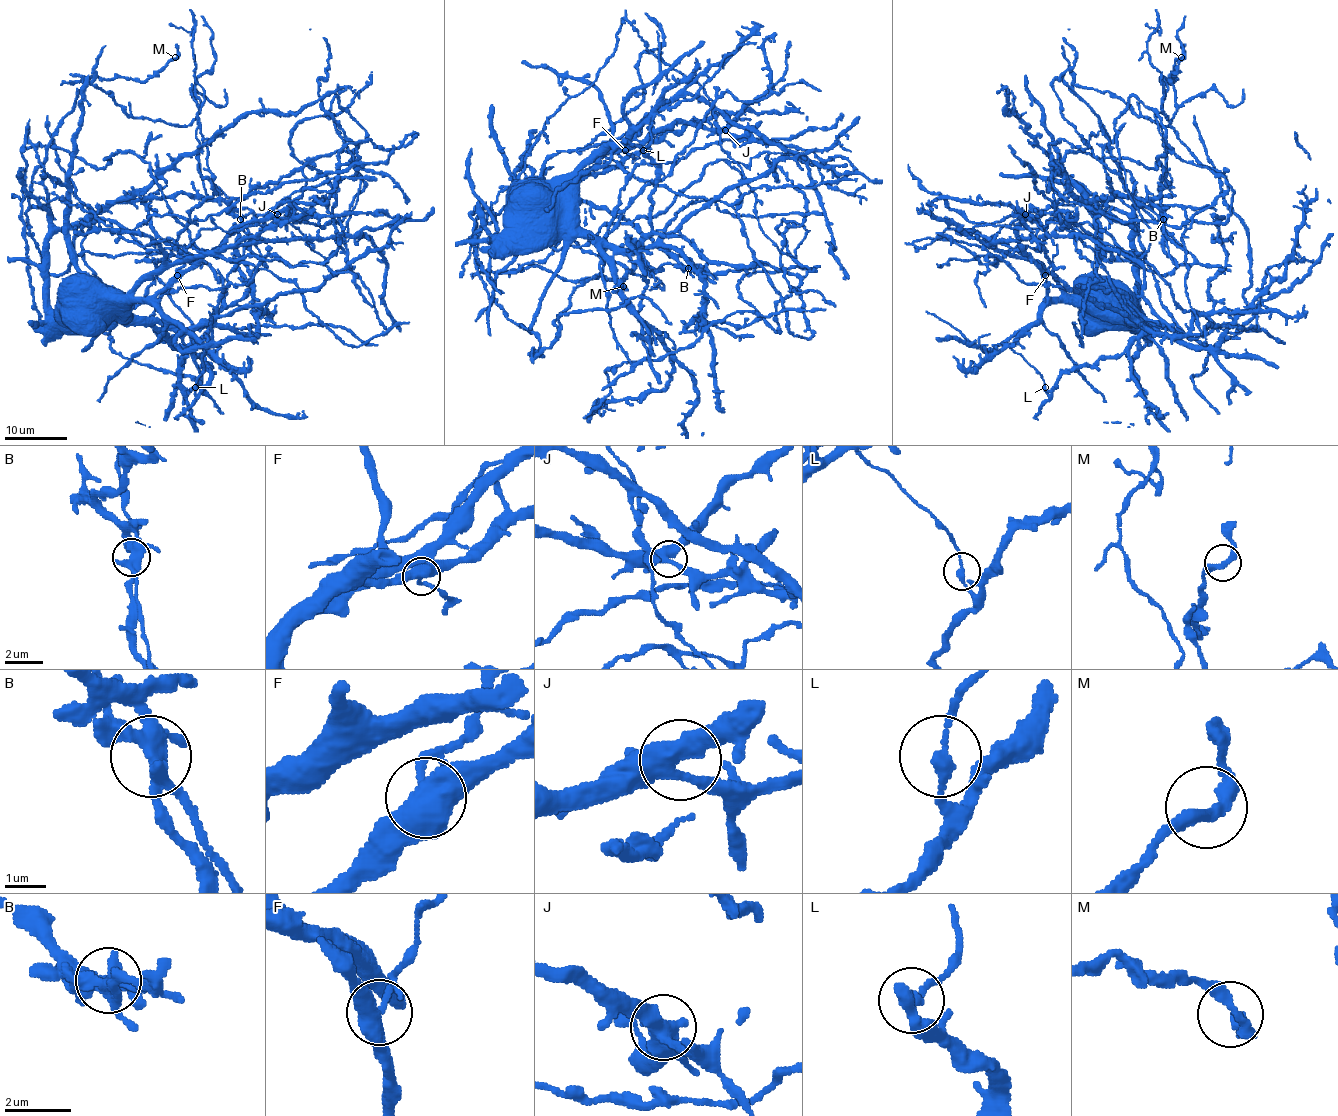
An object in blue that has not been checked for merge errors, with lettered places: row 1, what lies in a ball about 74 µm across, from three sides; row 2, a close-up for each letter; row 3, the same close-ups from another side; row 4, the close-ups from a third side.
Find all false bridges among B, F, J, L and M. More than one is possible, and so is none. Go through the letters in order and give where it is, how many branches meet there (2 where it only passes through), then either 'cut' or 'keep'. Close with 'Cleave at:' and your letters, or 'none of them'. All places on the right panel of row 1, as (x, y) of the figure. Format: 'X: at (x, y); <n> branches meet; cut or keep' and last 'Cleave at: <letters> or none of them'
B: at (1163, 219); 5 branches meet; cut
F: at (1045, 275); 3 branches meet; cut
J: at (1025, 214); 3 branches meet; keep
L: at (1045, 387); 2 branches meet; cut
M: at (1181, 57); 2 branches meet; keep
Cleave at: B, F, L

